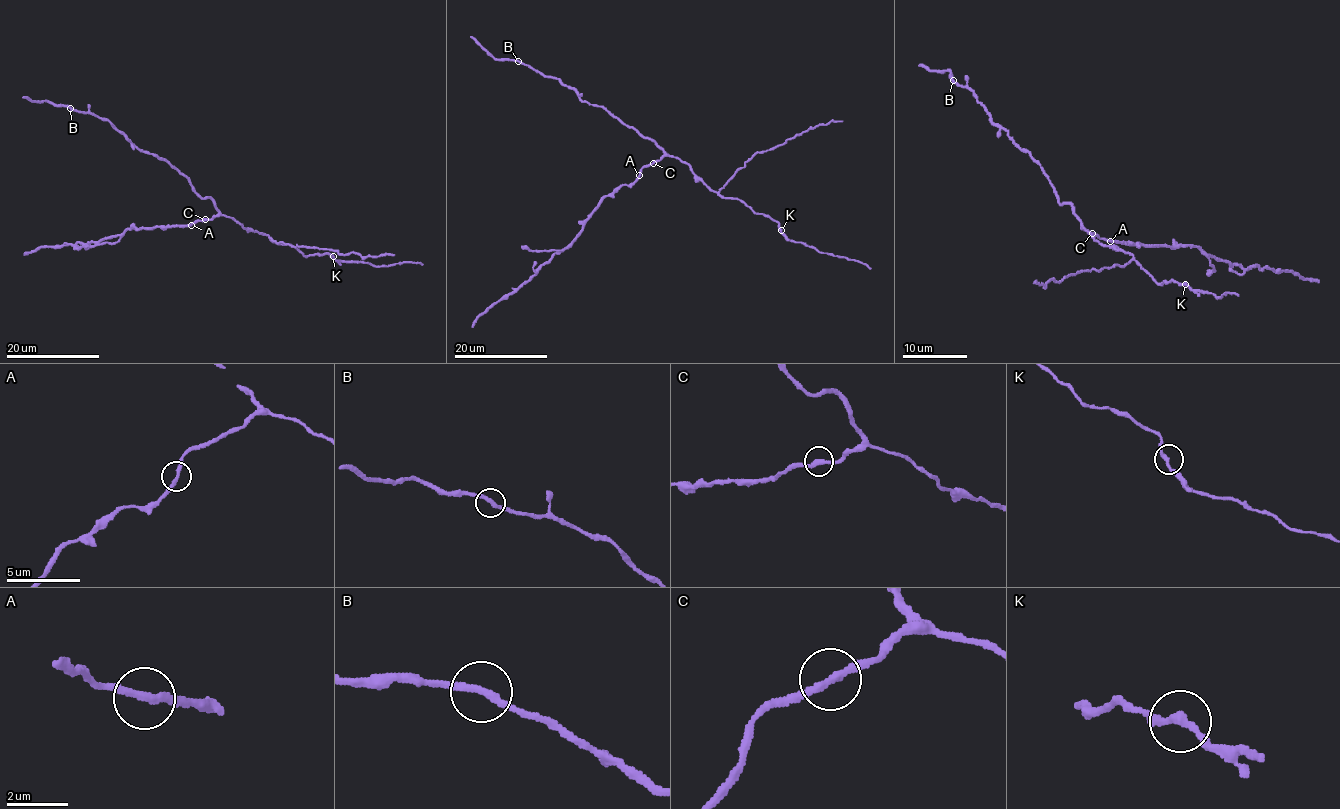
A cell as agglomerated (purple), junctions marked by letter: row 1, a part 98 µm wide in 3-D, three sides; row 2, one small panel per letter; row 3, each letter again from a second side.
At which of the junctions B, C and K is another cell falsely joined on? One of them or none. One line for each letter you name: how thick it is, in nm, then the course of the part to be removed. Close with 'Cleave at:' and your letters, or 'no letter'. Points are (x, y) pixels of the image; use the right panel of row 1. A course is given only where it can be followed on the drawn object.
Cleave at: no letter

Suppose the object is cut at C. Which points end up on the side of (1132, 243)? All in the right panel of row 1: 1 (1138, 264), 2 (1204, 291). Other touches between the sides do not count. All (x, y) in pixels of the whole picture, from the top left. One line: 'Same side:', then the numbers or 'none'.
Same side: none

